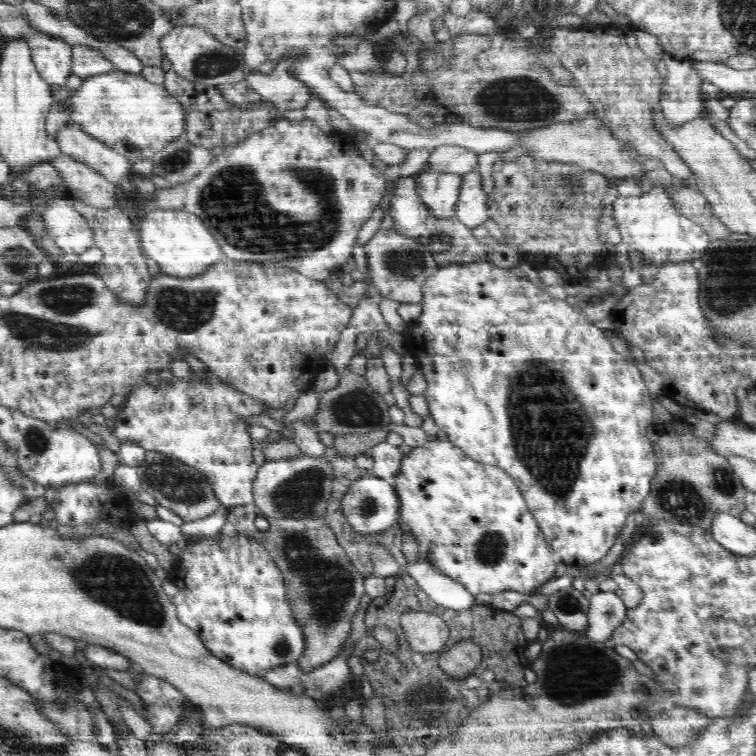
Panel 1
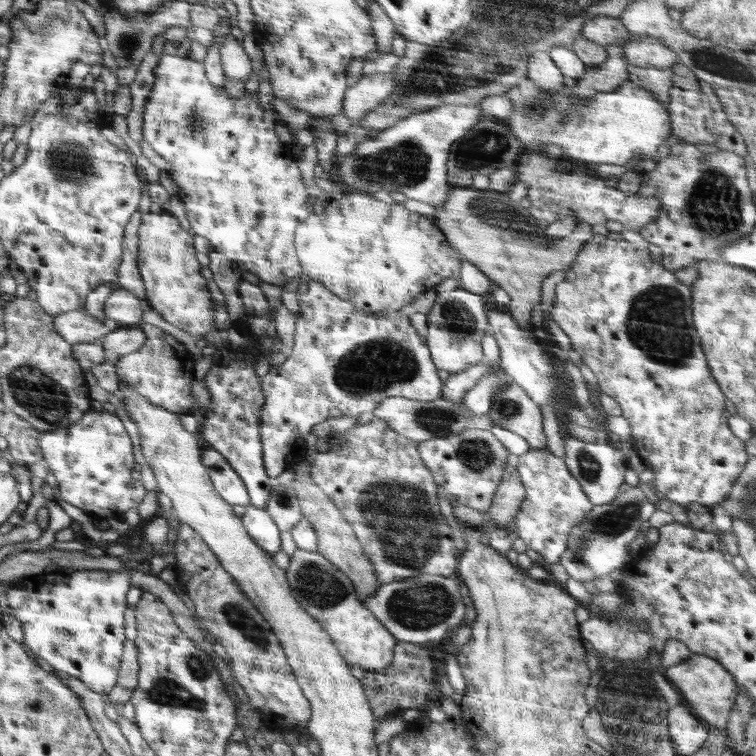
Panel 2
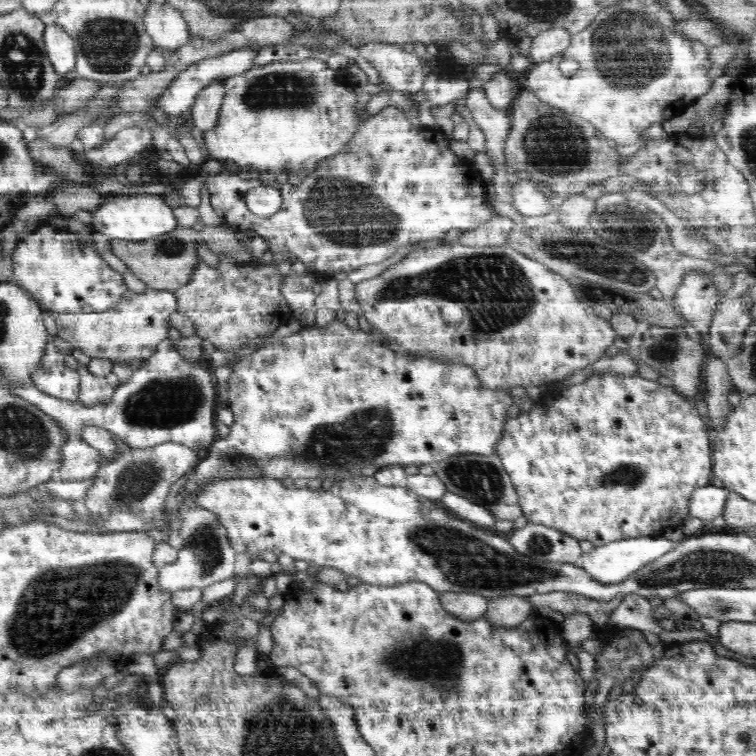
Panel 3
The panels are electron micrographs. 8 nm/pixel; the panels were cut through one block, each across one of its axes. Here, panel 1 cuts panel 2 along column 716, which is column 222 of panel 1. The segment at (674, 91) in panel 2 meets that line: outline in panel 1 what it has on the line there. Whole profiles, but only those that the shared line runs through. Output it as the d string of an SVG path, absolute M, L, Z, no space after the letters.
M166 69L164 87L185 109L185 131L187 141L194 146L212 149L215 146L230 147L244 140L250 134L272 126L277 120L275 104L260 100L248 108L238 108L228 102L219 91L219 86L209 87L190 82Z

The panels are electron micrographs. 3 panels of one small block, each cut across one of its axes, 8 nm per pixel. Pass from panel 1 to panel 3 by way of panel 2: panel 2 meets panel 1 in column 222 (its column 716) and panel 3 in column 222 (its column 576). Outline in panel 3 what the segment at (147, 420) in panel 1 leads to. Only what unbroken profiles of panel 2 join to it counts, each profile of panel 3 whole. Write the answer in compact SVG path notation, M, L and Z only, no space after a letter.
M222 255L216 266L210 266L202 261L189 276L188 282L173 291L177 300L176 311L184 312L190 322L192 322L197 334L220 352L238 352L253 338L258 336L271 336L276 332L278 326L288 321L294 315L292 308L282 295L282 282L286 276L290 276L293 259L290 257L280 257L266 259L266 261L252 260L250 262L240 262Z

